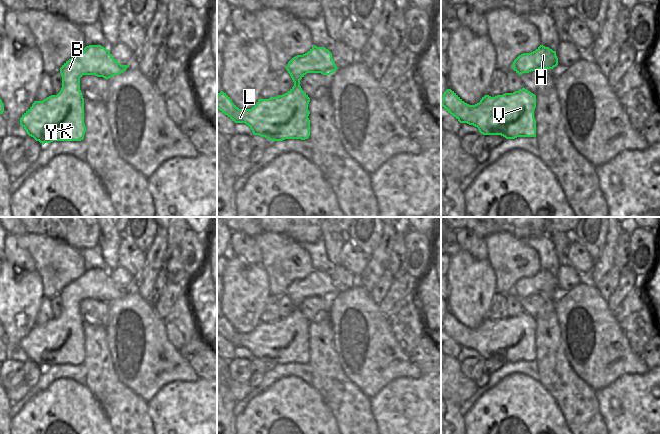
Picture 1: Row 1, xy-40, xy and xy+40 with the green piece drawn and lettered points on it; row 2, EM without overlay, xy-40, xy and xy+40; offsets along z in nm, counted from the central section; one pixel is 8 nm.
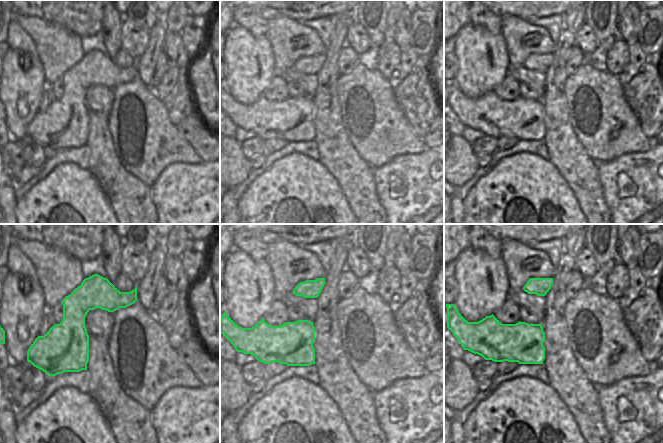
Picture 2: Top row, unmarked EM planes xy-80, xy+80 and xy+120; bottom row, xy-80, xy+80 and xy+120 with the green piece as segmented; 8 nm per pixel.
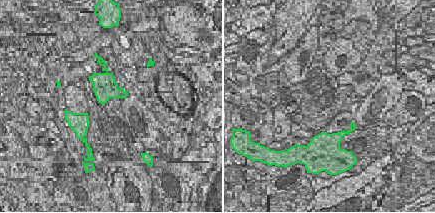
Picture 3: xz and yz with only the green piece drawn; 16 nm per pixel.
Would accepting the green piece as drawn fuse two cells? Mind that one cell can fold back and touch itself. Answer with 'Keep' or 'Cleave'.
Keep

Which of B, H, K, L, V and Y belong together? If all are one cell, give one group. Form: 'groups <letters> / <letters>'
groups B H K L V Y

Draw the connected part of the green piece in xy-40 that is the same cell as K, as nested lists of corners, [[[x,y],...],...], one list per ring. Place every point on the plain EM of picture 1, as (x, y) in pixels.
[[[89,269],[75,281],[66,285],[60,292],[62,312],[57,319],[51,319],[43,325],[35,325],[20,342],[20,349],[27,358],[43,369],[53,365],[81,365],[84,363],[84,322],[80,314],[80,302],[83,299],[95,299],[109,303],[126,295],[129,289],[121,289],[110,275],[101,269]]]

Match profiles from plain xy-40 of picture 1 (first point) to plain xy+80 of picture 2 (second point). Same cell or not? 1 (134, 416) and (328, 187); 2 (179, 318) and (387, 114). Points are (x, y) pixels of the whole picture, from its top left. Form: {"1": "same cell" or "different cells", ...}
{"1": "different cells", "2": "different cells"}

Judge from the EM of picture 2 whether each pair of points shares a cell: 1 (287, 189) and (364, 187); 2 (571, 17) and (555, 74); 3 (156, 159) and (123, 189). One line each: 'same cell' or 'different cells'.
1: different cells
2: same cell
3: different cells

